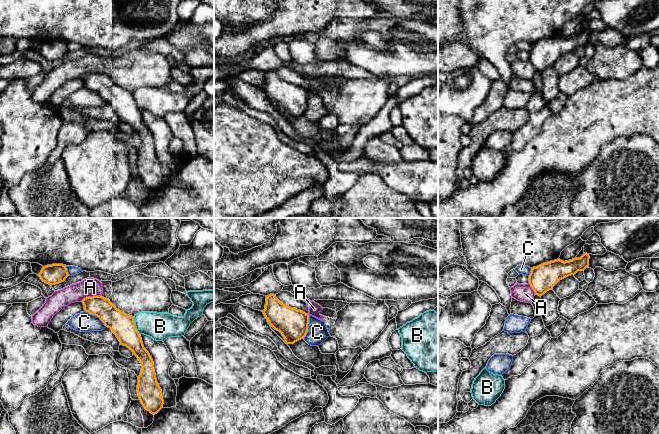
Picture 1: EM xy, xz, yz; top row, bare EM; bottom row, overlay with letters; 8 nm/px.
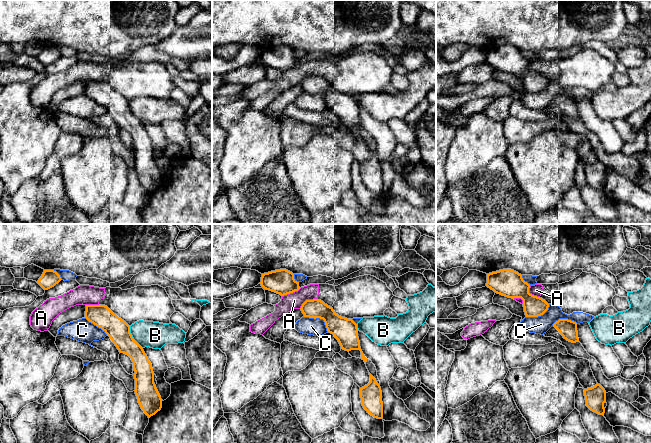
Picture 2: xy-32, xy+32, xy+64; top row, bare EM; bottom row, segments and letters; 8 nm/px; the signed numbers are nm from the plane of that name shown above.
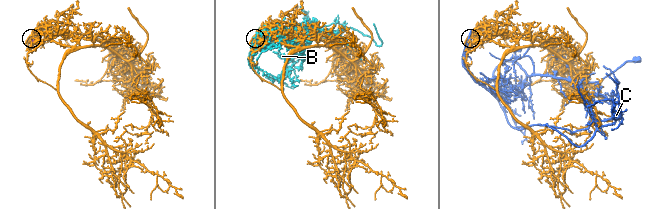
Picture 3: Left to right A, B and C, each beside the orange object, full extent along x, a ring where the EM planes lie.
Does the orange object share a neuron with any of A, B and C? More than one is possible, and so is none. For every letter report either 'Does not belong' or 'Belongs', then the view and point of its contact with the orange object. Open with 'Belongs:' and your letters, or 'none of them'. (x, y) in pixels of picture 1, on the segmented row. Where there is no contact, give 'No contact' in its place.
Belongs: none of them
A: Does not belong. Touches orange at xy (90, 297)
B: Does not belong. Touches orange at xy (135, 326)
C: Does not belong. Touches orange at xz (307, 327)

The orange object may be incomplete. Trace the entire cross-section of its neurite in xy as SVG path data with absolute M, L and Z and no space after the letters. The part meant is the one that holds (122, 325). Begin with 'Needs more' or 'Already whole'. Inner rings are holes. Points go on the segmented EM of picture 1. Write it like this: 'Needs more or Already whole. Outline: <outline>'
Already whole. Outline: M102 296L86 297L82 303L86 312L99 317L116 335L120 345L129 348L138 358L142 366L137 385L139 400L147 411L157 414L164 404L162 390L157 382L153 359L144 348L134 317L120 311Z

